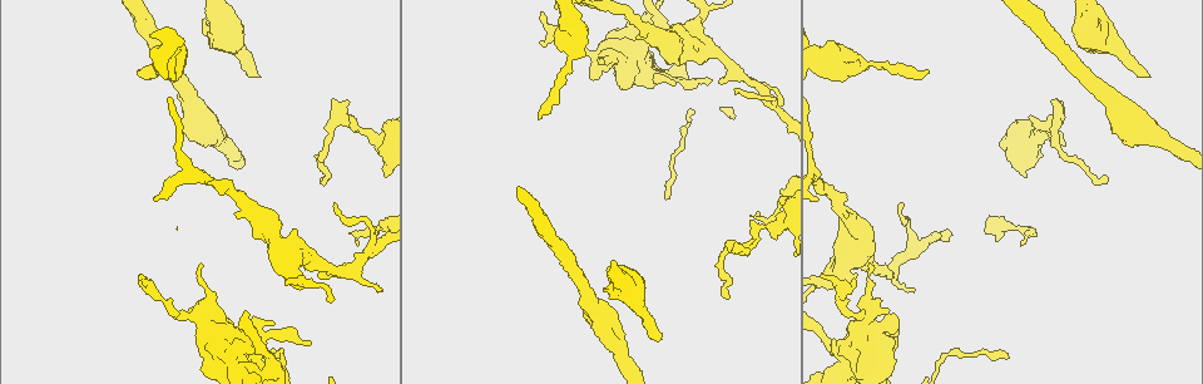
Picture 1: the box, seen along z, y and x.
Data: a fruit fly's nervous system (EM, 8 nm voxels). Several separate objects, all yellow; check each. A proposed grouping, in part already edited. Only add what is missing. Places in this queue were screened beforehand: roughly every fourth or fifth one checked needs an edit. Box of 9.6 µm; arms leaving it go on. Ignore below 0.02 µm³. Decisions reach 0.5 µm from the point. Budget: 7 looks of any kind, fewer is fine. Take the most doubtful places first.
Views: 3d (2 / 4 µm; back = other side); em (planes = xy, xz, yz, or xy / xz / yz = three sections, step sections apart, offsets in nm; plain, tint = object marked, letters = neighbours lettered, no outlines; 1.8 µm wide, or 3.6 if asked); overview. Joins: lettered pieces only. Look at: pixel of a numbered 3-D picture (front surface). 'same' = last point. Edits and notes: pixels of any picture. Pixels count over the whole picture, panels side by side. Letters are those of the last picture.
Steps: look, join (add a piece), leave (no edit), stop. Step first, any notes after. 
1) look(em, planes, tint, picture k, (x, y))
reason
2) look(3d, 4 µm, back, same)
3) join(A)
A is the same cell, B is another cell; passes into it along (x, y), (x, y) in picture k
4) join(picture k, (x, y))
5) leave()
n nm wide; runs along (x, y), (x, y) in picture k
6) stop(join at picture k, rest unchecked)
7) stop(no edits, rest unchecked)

look(em, xy, step 4, letters, picture 1, (1150, 77))
branch stops here

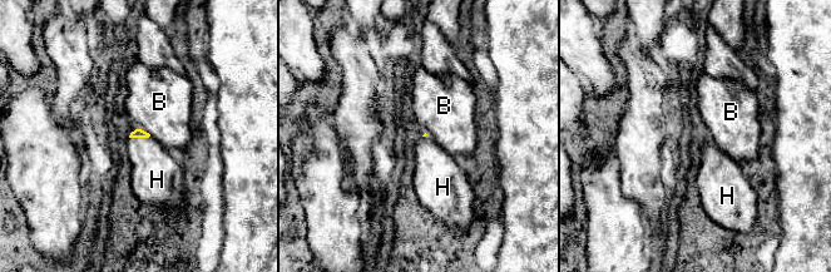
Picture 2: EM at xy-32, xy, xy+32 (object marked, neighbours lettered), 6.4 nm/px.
look(em, planes, letters, same)
another direction

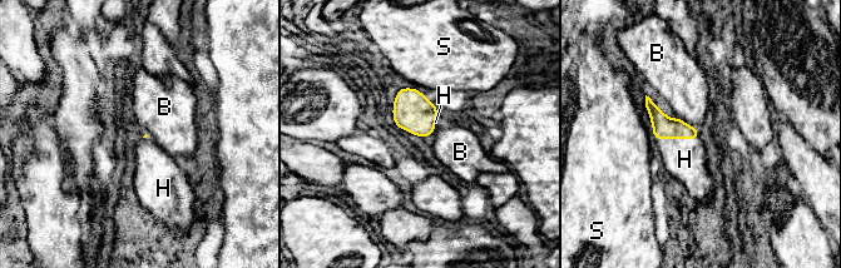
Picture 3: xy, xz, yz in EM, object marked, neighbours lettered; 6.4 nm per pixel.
join(H)
H is the same cell, B and S are other cells; it goes on there

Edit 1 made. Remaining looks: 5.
look(overview)

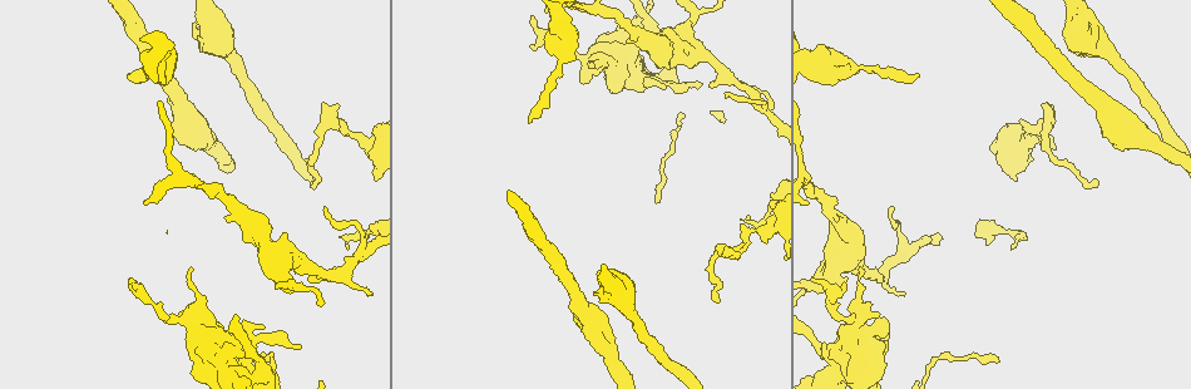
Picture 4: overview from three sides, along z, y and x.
look(3d, 2 µm, picture 4, (740, 255))
tapers out

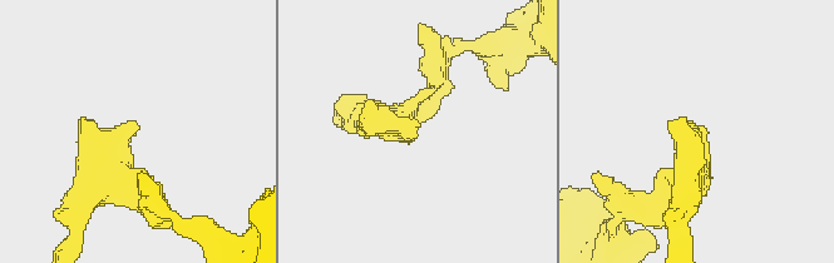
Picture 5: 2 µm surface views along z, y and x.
look(em, 3.6 µm, planes, letters, picture 5, (420, 125))
arms of 170, 200 nm

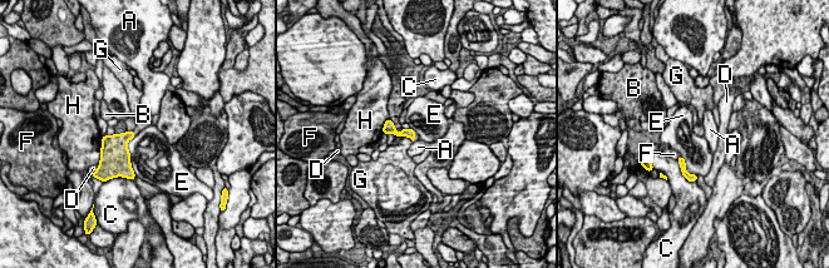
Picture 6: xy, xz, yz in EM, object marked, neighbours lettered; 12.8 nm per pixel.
leave()
E touches over 550 nm; A, B, C, D, E, F, G and H are other cells; border along (134, 135), (127, 149), (136, 175) in picture 6; none of them fits

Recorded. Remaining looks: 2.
look(em, planes, letters, picture 4, (1078, 21))
calibre changes

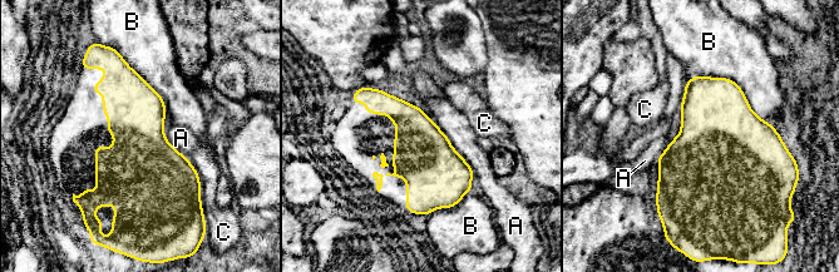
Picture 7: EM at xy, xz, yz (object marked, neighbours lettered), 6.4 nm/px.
leave()
A, B and C are other cells; border along (435, 124), (452, 147), (474, 171) in picture 7; no lettered piece goes on from it

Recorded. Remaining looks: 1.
stop(join at picture 3, rest unchecked)

